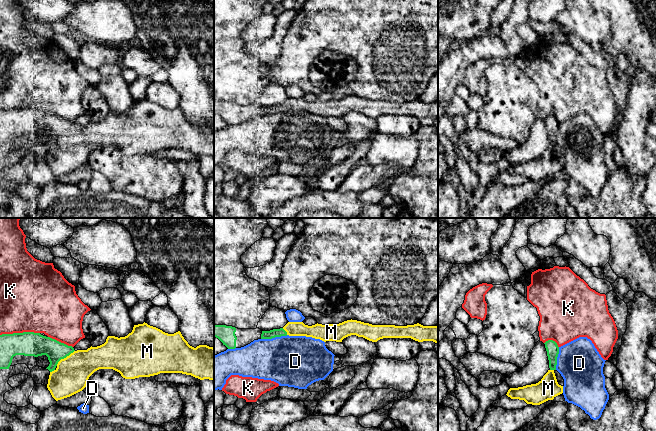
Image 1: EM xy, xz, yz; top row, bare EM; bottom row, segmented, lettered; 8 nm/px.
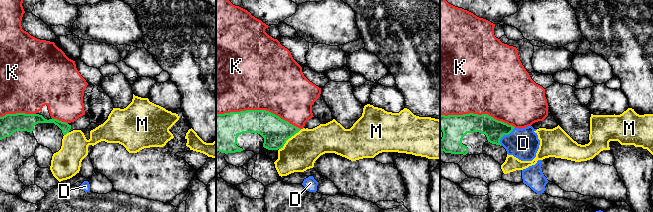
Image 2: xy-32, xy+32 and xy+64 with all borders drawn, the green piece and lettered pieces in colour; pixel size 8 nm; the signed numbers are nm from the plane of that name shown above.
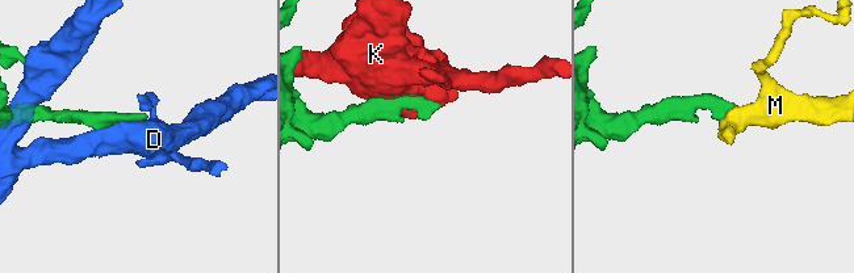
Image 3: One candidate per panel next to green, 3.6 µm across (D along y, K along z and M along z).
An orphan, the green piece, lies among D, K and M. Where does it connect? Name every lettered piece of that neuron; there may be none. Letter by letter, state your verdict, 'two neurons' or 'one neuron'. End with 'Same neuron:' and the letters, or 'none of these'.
D: two neurons
K: two neurons
M: one neuron
Same neuron: M

